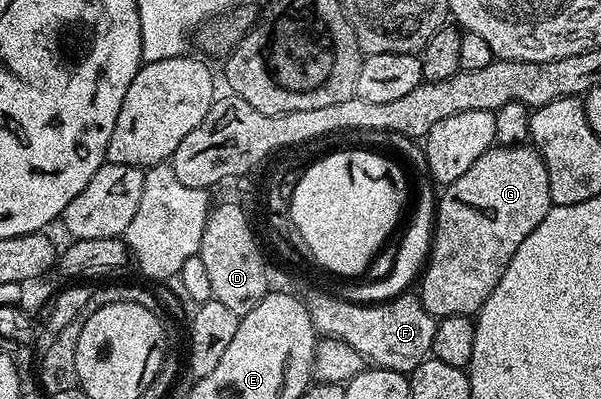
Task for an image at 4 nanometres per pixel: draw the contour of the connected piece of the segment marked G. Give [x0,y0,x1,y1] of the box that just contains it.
[419,144,554,318]

